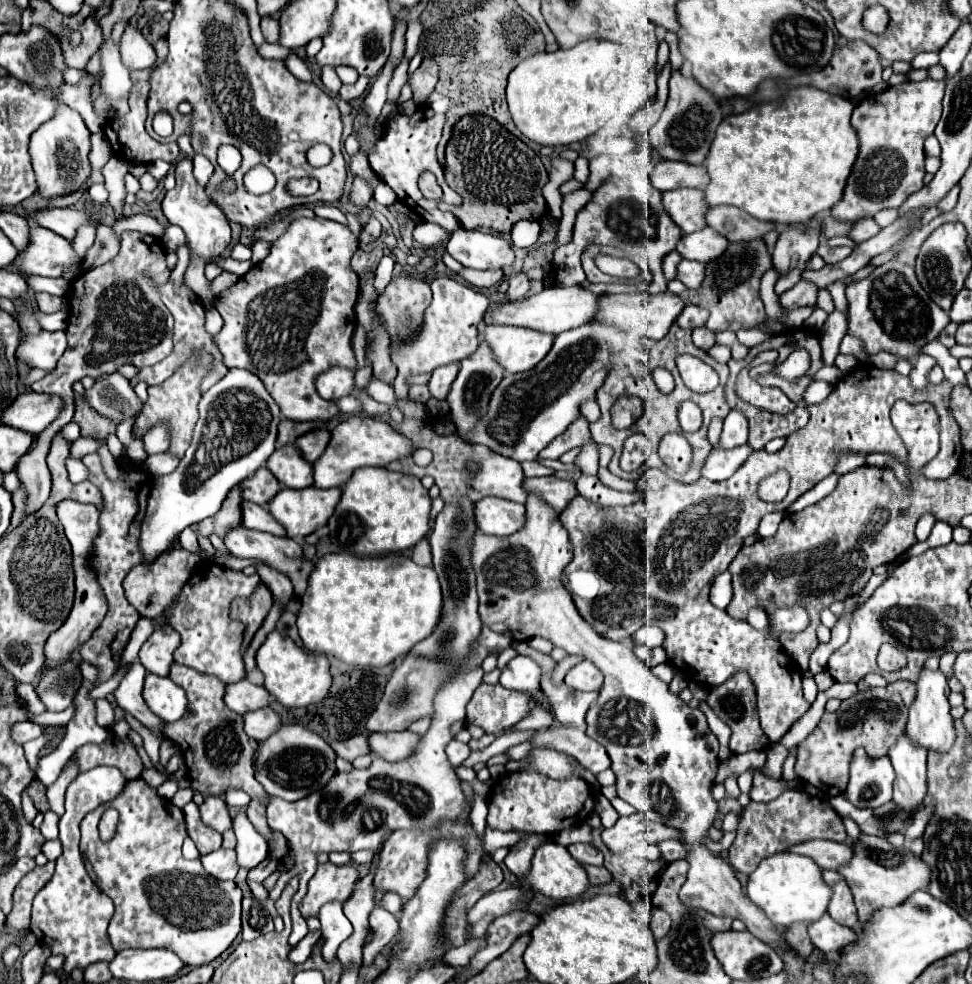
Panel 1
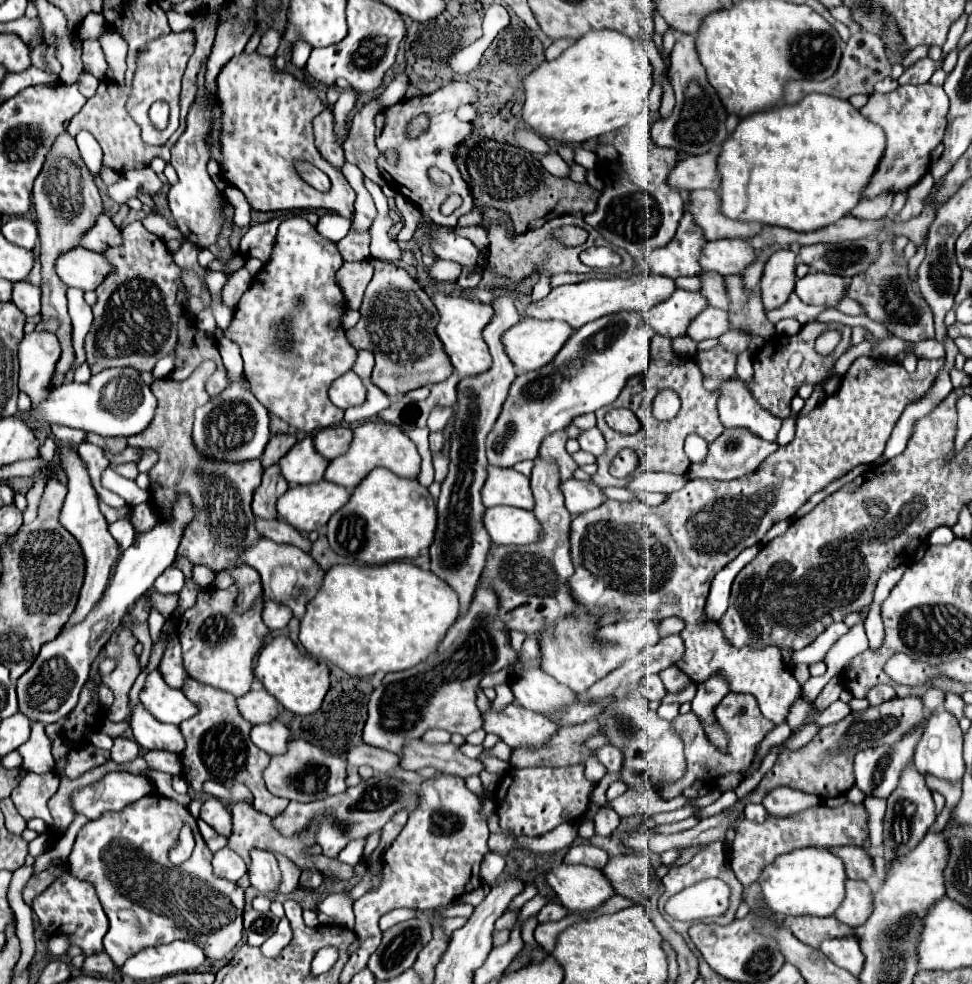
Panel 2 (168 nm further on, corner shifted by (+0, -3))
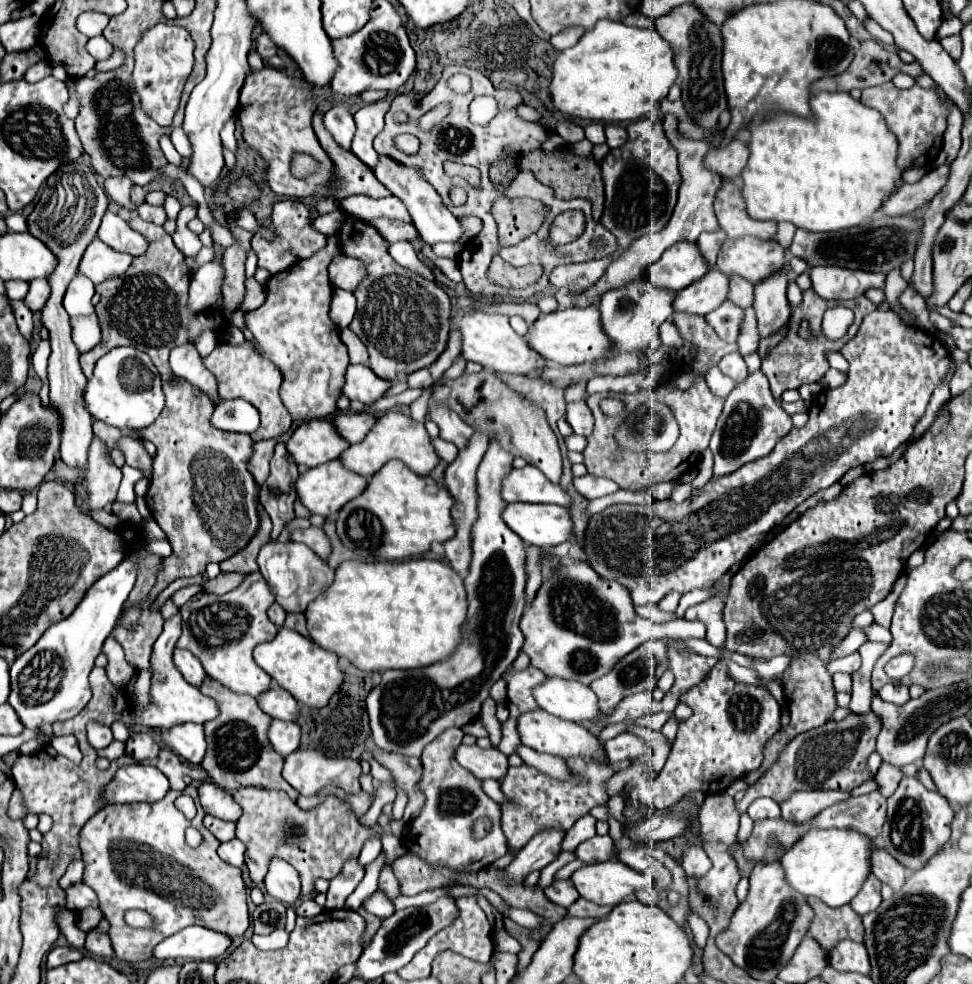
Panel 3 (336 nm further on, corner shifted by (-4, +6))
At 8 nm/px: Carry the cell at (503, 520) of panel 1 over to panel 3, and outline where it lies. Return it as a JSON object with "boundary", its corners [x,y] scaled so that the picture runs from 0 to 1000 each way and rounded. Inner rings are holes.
{"boundary":[[[523,512],[519,530],[541,551],[566,557],[591,549],[591,530],[586,518],[572,512]]]}

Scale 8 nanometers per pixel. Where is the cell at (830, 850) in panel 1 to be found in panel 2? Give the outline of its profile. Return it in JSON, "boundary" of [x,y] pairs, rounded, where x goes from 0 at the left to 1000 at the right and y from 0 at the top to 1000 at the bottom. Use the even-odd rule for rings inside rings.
{"boundary":[[[862,861],[862,863],[854,863],[854,867],[866,873],[872,893],[897,891],[897,873],[887,861]]]}

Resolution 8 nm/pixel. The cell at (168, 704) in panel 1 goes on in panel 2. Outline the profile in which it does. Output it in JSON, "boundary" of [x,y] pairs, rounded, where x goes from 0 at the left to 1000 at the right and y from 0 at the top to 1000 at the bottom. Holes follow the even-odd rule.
{"boundary":[[[160,680],[152,686],[144,704],[144,712],[163,733],[177,737],[185,737],[189,731],[202,727],[204,723],[202,716],[193,712],[185,700],[173,698]]]}

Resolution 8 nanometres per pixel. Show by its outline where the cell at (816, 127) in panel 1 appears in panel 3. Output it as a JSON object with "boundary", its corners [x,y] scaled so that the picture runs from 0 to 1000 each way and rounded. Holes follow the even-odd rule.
{"boundary":[[[844,93],[833,100],[833,108],[837,114],[835,120],[798,116],[772,126],[772,161],[763,173],[763,199],[770,217],[776,224],[815,226],[819,232],[831,236],[862,236],[889,228],[928,187],[928,171],[922,167],[922,138],[914,132],[905,114],[889,108],[870,93]]]}

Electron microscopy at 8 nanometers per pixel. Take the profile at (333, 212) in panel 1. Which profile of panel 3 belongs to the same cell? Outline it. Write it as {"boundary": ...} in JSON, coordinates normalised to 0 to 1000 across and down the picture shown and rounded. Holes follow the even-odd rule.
{"boundary":[[[344,213],[344,215],[340,215],[340,217],[335,217],[335,220],[327,220],[327,222],[323,222],[323,234],[327,234],[327,236],[331,236],[331,238],[335,238],[335,240],[342,240],[342,238],[346,238],[348,236],[348,232],[352,230],[352,226],[354,226],[354,215],[350,215],[350,213]]]}

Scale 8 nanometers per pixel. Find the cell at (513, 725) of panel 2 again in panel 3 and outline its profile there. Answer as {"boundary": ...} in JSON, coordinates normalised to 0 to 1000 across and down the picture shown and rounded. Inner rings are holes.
{"boundary":[[[549,722],[549,724],[541,724],[535,728],[533,732],[533,744],[537,750],[537,756],[551,762],[551,764],[560,764],[560,766],[570,766],[576,770],[609,770],[611,774],[619,774],[621,772],[621,760],[617,758],[615,750],[611,746],[607,746],[601,738],[591,736],[591,734],[582,734],[576,732],[568,726],[562,726],[562,722]]]}

